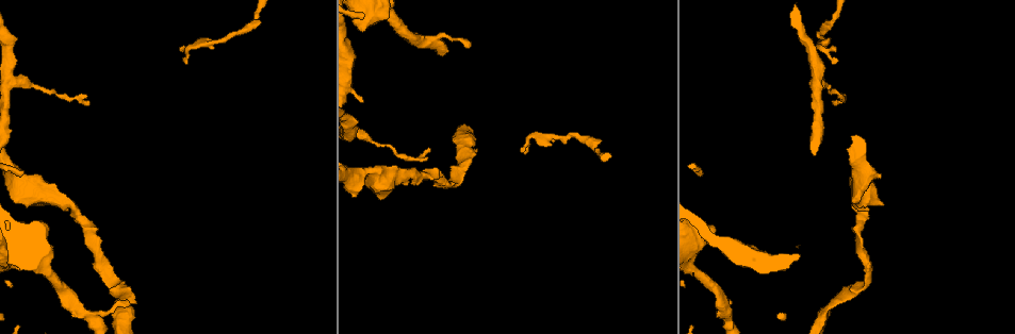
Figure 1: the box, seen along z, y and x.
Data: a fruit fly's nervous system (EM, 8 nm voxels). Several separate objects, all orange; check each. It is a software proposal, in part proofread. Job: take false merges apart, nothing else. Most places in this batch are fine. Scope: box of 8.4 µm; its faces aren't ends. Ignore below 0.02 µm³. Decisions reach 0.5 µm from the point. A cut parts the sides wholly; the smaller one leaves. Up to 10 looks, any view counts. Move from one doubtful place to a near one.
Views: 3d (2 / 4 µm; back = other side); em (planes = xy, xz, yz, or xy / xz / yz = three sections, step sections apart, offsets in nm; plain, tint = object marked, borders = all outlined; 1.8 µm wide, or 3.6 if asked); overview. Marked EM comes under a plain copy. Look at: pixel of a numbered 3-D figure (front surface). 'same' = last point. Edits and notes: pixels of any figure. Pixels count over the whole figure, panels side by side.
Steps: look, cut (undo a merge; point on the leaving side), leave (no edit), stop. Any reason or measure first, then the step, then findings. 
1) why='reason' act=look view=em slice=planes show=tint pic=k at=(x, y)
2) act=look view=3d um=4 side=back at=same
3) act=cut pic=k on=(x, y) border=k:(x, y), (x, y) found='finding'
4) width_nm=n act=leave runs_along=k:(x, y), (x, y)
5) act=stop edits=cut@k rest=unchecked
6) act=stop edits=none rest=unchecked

why='sudden change in width' act=look view=em um=3.6 slice=planes show=tint pic=1 at=(360, 133)

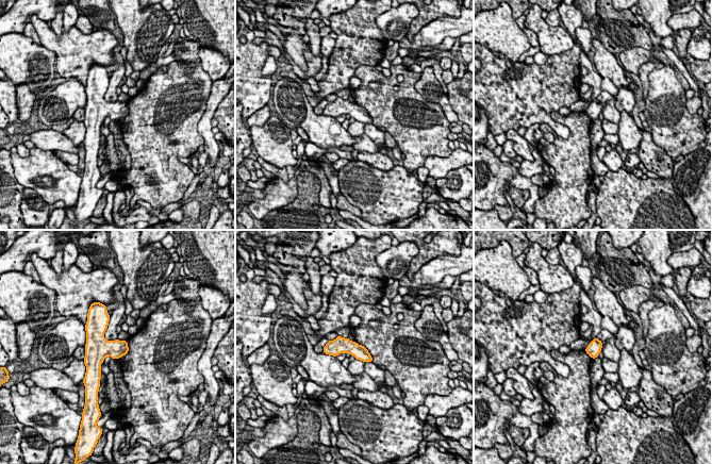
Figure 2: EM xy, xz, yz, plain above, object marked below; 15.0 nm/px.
act=leave runs_along=2:(326, 350), (353, 348), (368, 359) found='all the same neuron'

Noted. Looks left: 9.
why='sharp bend' act=look view=em slice=planes show=tint pic=1 at=(696, 232)

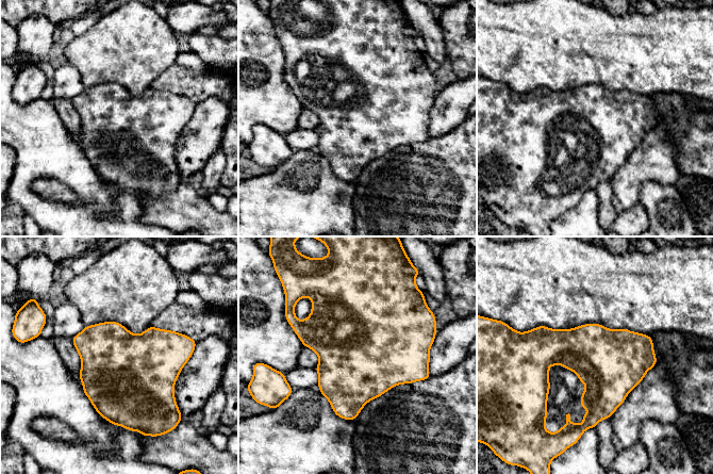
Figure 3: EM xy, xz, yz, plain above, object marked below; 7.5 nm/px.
width_nm=500 act=leave found='all the same neuron'

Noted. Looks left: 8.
why='branch point' act=look view=em um=3.6 slice=planes show=tint pic=1 at=(390, 175)

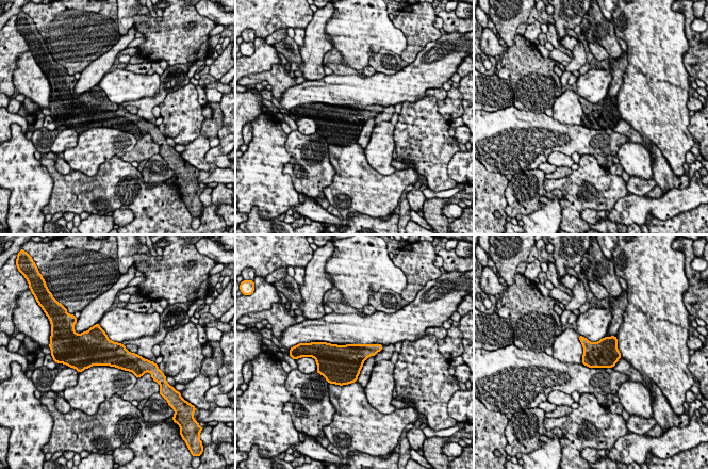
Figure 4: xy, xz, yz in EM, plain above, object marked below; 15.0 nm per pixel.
act=leave found='continuous, no second neuron'

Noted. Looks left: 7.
why='a narrow waist' act=look view=em um=3.6 slice=planes show=tint pic=1 at=(555, 137)

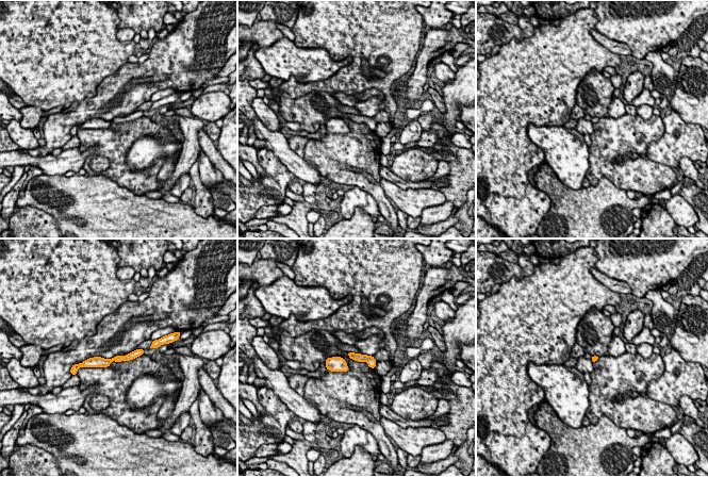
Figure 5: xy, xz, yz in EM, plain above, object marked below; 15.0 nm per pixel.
act=leave runs_along=5:(141, 351), (127, 358), (88, 364) found='one neuron here'

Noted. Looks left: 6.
act=stop edits=none rest=unchecked

